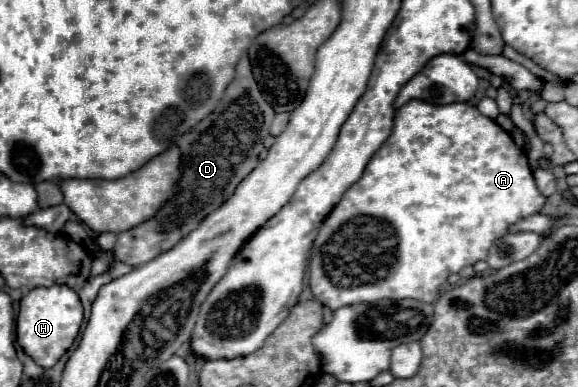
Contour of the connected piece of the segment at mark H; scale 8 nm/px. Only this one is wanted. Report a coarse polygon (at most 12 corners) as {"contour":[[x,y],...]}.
{"contour":[[67,285],[21,299],[17,343],[41,367],[73,345],[83,305]]}

